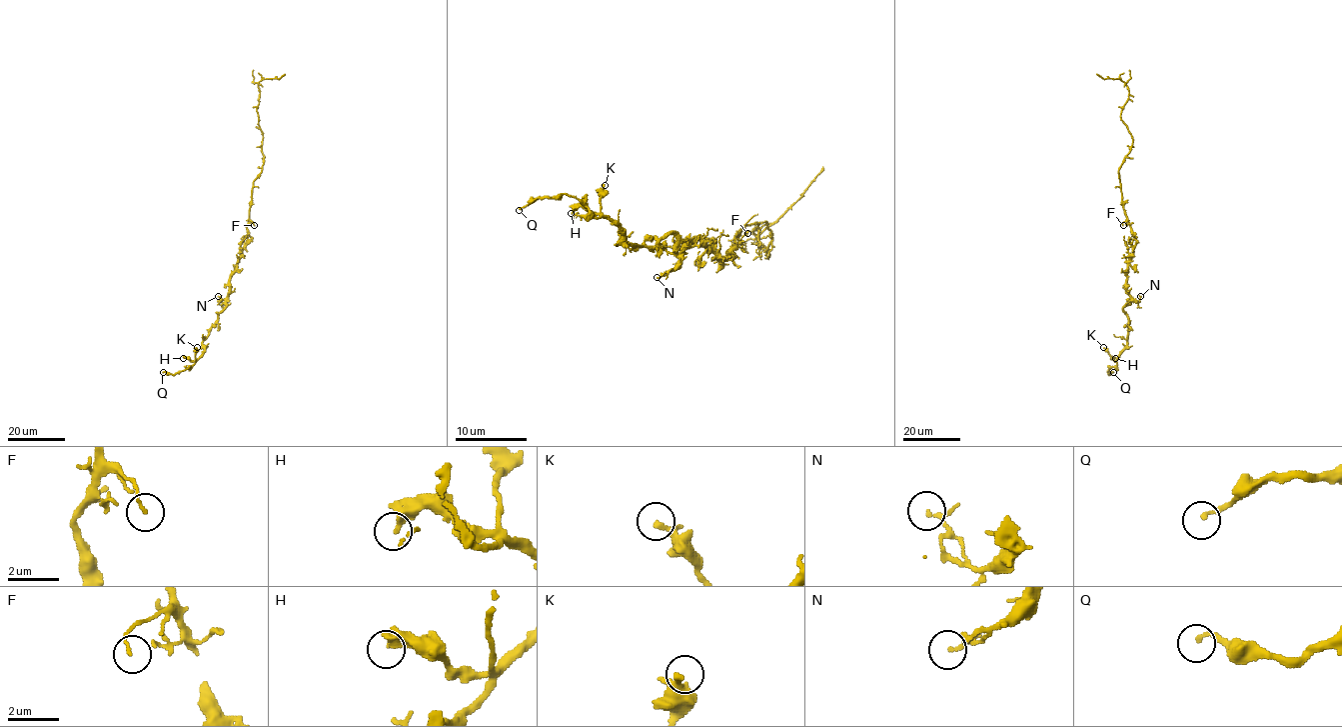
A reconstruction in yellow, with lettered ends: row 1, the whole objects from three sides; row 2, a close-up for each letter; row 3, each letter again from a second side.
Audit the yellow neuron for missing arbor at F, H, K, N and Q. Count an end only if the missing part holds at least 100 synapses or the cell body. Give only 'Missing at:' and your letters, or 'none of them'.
Missing at: none of them

